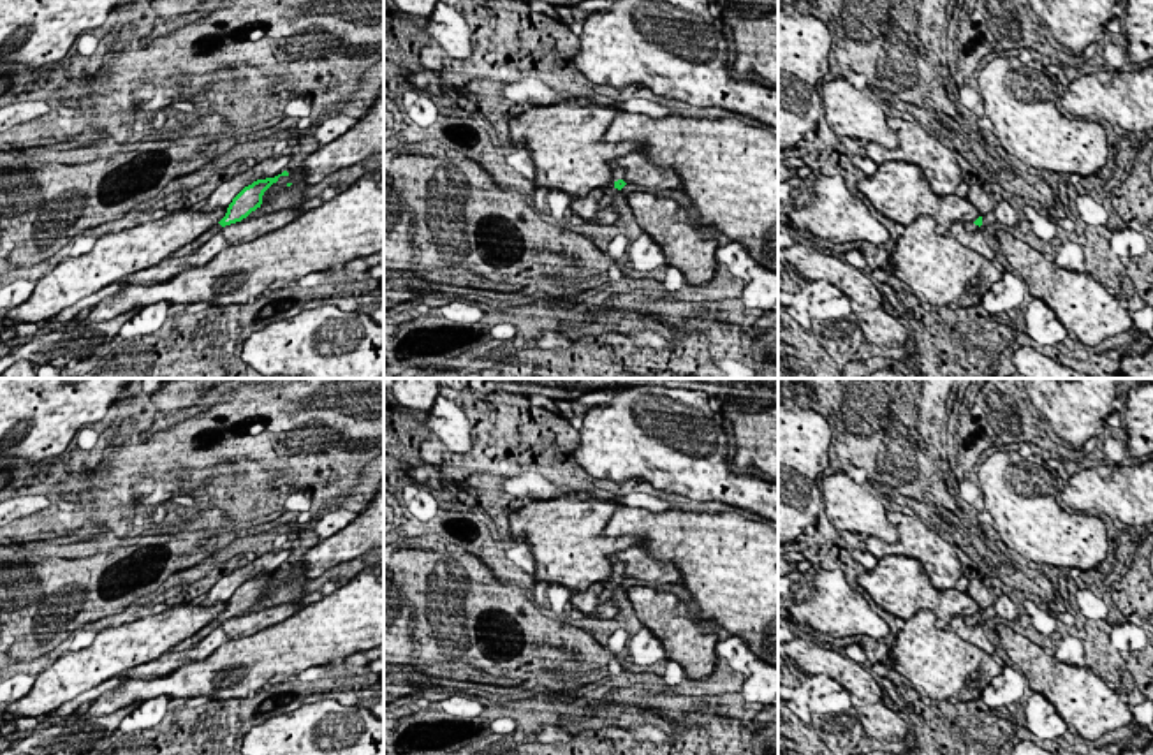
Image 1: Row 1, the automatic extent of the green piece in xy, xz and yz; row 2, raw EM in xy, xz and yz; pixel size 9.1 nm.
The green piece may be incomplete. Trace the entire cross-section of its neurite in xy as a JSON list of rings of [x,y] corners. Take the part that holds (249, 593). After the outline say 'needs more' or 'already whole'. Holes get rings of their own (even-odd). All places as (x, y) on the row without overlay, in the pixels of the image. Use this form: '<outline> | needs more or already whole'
[[[283,565],[282,568],[275,570],[275,572],[266,572],[266,574],[257,574],[252,579],[245,581],[229,598],[225,611],[213,619],[209,625],[202,627],[199,632],[195,632],[192,637],[185,639],[183,642],[180,642],[178,646],[171,648],[169,651],[183,651],[192,648],[194,644],[197,644],[201,639],[204,639],[206,635],[209,635],[215,628],[218,628],[225,619],[241,616],[243,612],[246,612],[252,605],[255,605],[257,602],[261,602],[262,598],[262,590],[264,586],[278,575],[280,570],[289,570],[287,565]]] | needs more

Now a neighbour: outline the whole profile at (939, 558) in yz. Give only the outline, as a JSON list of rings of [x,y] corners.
[[[887,512],[887,521],[898,530],[898,540],[889,544],[870,535],[863,544],[877,560],[889,554],[915,558],[924,567],[931,584],[952,590],[963,577],[961,561],[952,544],[933,531],[919,516]]]

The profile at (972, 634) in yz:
[[[954,616],[951,619],[949,628],[959,635],[963,641],[980,648],[982,651],[986,651],[988,655],[995,655],[995,646],[989,642],[989,639],[986,637],[982,627],[977,625],[966,625],[965,619],[961,616]]]

